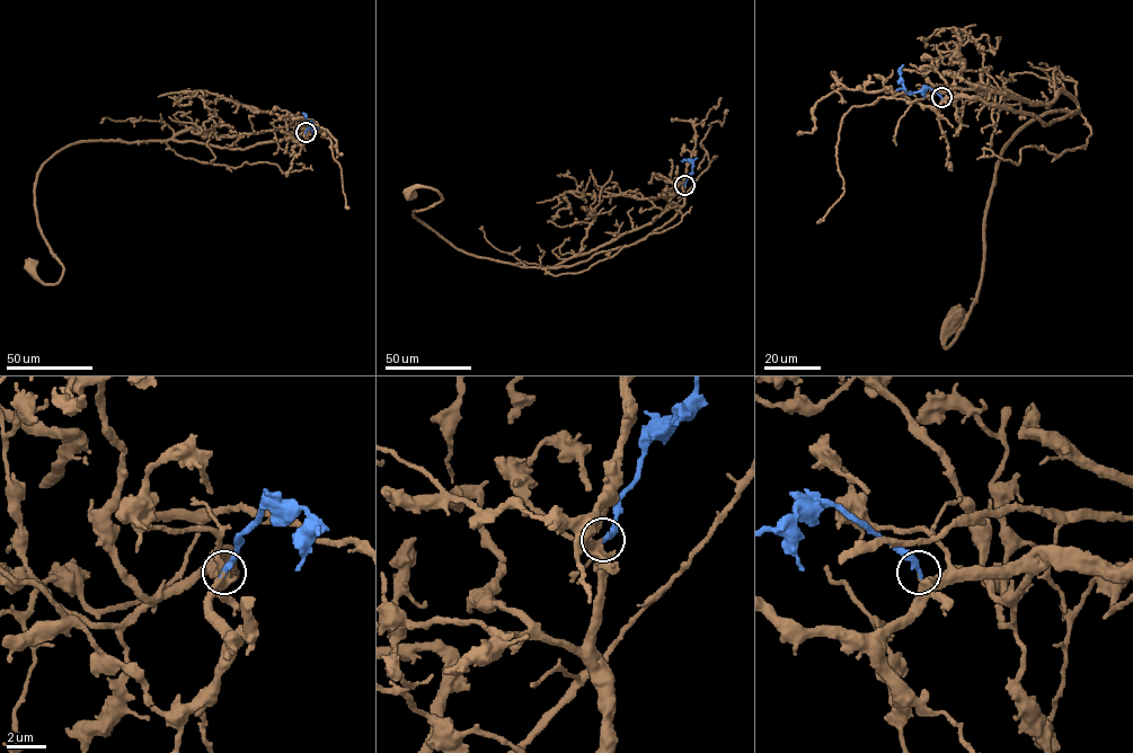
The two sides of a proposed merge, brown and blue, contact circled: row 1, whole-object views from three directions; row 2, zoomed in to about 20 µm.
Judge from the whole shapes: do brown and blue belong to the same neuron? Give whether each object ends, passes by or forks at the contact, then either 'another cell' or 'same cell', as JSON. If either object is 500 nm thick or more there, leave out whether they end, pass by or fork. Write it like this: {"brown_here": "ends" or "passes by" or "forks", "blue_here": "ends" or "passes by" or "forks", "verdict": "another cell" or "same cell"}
{"brown_here": "ends", "blue_here": "ends", "verdict": "same cell"}

